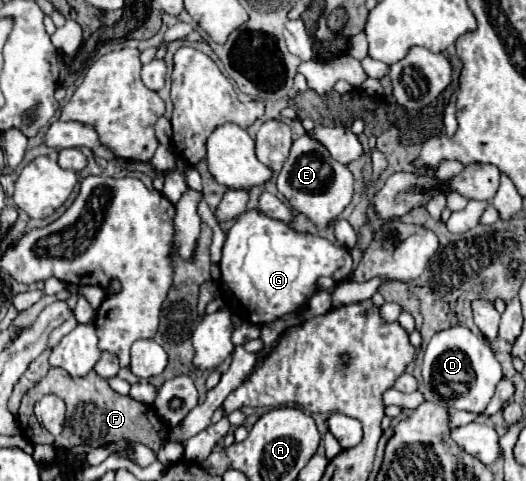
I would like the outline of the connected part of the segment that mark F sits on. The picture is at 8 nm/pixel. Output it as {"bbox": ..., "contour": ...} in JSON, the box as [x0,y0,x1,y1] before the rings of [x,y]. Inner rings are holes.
{"bbox":[18,368,168,452],"contour":[[[50,368],[50,372],[22,398],[22,404],[18,410],[18,424],[20,424],[22,436],[32,444],[44,444],[44,442],[48,444],[48,438],[44,438],[40,432],[36,434],[38,426],[34,416],[34,404],[42,400],[46,394],[56,394],[66,402],[66,426],[60,436],[54,436],[54,444],[52,444],[54,448],[70,450],[80,444],[100,448],[110,442],[138,442],[158,452],[166,444],[168,428],[162,424],[162,420],[156,416],[156,412],[150,406],[130,396],[112,392],[108,382],[96,376],[96,372],[90,372],[84,378],[72,378],[68,376],[68,372],[64,372],[64,368]]]}

